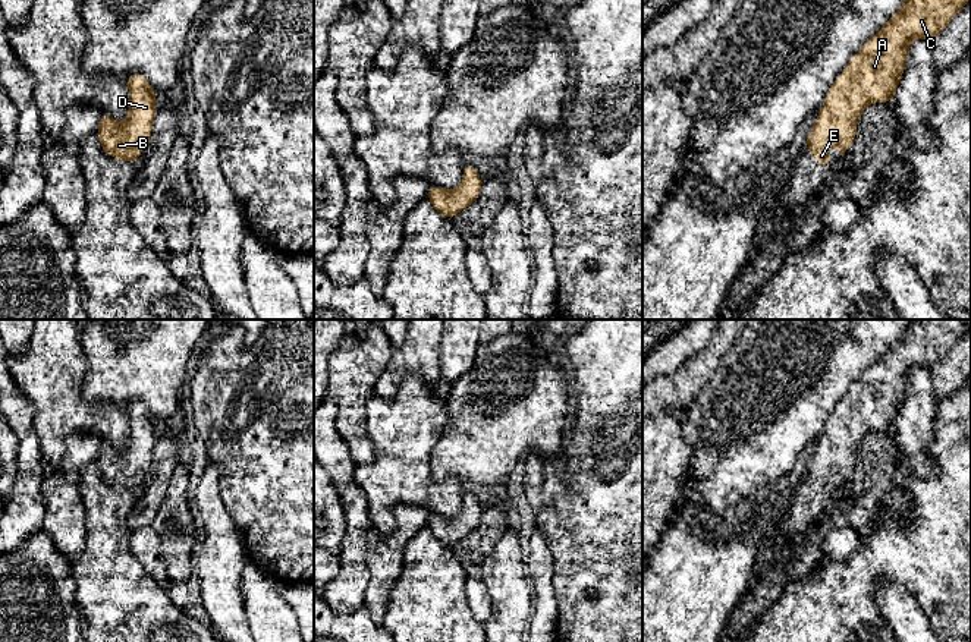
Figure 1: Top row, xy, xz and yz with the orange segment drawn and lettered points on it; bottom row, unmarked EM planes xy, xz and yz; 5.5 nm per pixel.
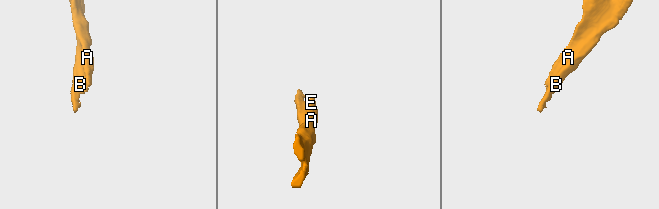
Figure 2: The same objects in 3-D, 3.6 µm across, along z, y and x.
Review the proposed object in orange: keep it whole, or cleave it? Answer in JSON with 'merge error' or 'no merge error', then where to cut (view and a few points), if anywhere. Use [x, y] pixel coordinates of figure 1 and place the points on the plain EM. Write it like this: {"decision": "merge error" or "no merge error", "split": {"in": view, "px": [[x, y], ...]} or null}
{"decision": "no merge error", "split": null}

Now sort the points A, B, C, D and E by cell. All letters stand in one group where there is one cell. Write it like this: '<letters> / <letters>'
A B C D E

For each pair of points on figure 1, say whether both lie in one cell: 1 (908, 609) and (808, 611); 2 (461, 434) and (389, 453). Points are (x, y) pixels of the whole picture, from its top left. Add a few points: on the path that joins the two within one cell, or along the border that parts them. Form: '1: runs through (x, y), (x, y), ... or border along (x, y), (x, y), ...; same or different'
1: border along (879, 576), (874, 582), (873, 601), (889, 626); different
2: border along (446, 406), (448, 424), (433, 449), (430, 474); different

